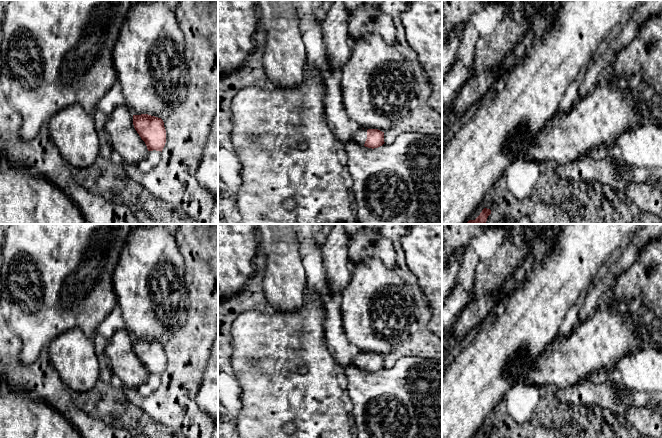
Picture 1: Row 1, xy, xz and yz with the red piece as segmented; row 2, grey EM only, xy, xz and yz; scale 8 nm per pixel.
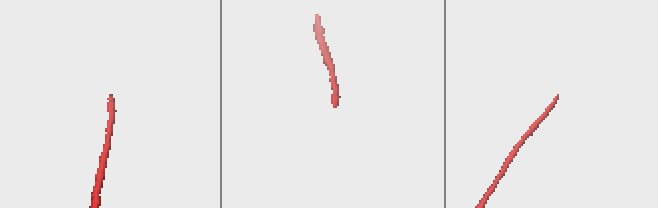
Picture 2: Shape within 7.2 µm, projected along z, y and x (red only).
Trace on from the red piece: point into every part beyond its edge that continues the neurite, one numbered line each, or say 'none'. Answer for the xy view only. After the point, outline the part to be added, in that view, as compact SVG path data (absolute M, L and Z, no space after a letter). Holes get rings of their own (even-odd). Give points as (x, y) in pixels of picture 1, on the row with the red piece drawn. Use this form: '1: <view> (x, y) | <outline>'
none

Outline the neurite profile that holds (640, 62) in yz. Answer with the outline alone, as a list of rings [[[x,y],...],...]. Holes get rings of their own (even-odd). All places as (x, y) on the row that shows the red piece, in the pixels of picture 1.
[[[662,11],[645,21],[632,42],[614,55],[610,67],[614,76],[612,82],[621,83],[622,85],[637,84],[639,90],[644,93],[645,102],[653,115],[655,123],[662,126]]]

